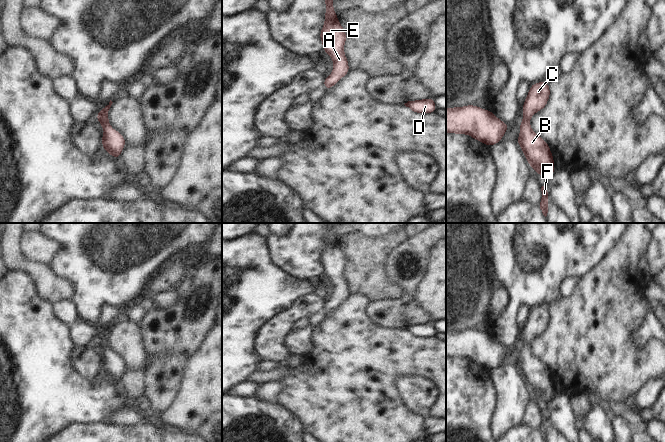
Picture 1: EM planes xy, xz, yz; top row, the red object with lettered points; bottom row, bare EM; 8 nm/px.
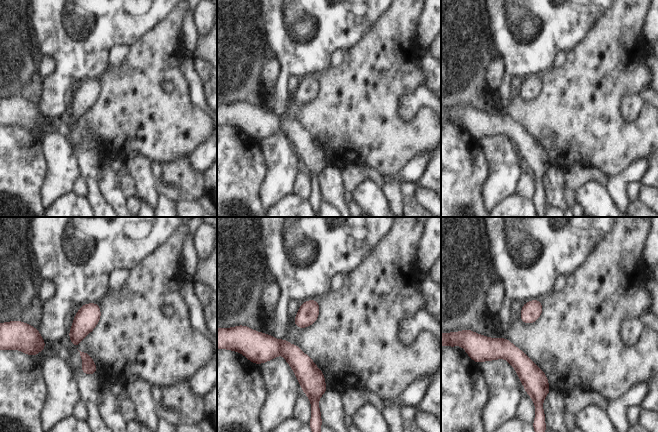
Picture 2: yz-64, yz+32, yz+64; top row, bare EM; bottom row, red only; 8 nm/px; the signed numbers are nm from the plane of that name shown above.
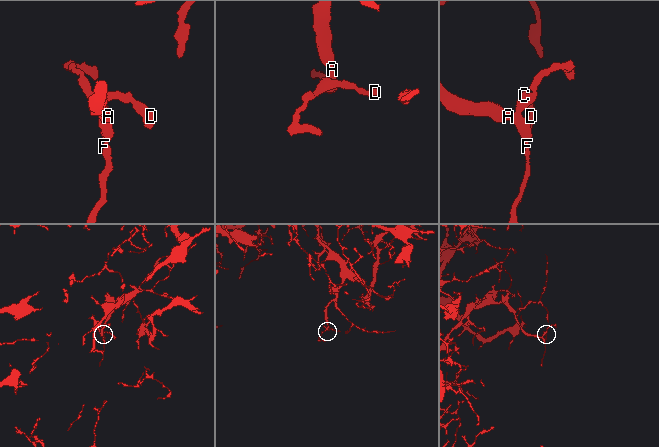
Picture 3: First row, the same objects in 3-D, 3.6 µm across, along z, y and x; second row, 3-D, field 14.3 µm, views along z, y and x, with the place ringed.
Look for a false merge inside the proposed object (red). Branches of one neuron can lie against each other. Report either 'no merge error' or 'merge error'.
no merge error

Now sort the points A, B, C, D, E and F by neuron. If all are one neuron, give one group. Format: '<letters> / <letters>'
A B C D E F

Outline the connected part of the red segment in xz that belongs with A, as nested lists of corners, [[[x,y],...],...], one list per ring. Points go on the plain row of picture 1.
[[[325,223],[325,246],[320,256],[320,264],[323,267],[323,274],[334,286],[333,296],[324,303],[324,312],[332,312],[350,294],[348,284],[344,278],[346,256],[338,245],[333,232],[333,223]]]

